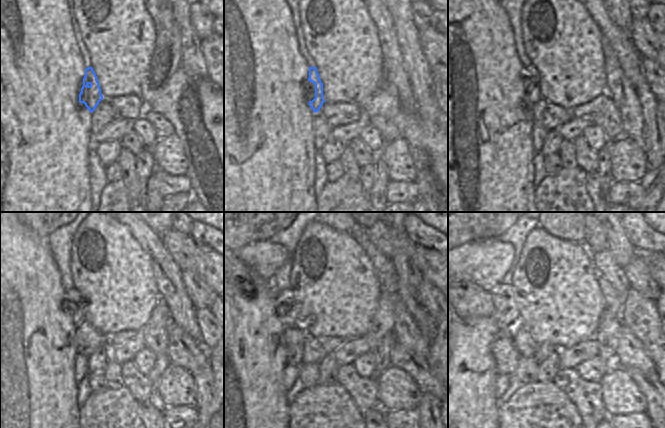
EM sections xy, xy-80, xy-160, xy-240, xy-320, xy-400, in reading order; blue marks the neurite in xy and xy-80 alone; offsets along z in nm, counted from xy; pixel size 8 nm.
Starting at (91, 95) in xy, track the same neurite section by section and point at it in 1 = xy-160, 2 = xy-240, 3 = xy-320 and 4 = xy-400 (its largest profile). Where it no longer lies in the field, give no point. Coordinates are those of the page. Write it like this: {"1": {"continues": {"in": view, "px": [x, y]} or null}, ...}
{"1": {"continues": {"in": "xy-160", "px": [530, 73]}}, "2": {"continues": {"in": "xy-240", "px": [71, 299]}}, "3": {"continues": {"in": "xy-320", "px": [286, 308]}}, "4": {"continues": {"in": "xy-400", "px": [505, 311]}}}

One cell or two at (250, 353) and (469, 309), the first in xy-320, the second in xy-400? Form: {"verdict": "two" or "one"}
{"verdict": "two"}

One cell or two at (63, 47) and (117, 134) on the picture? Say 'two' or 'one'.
two

